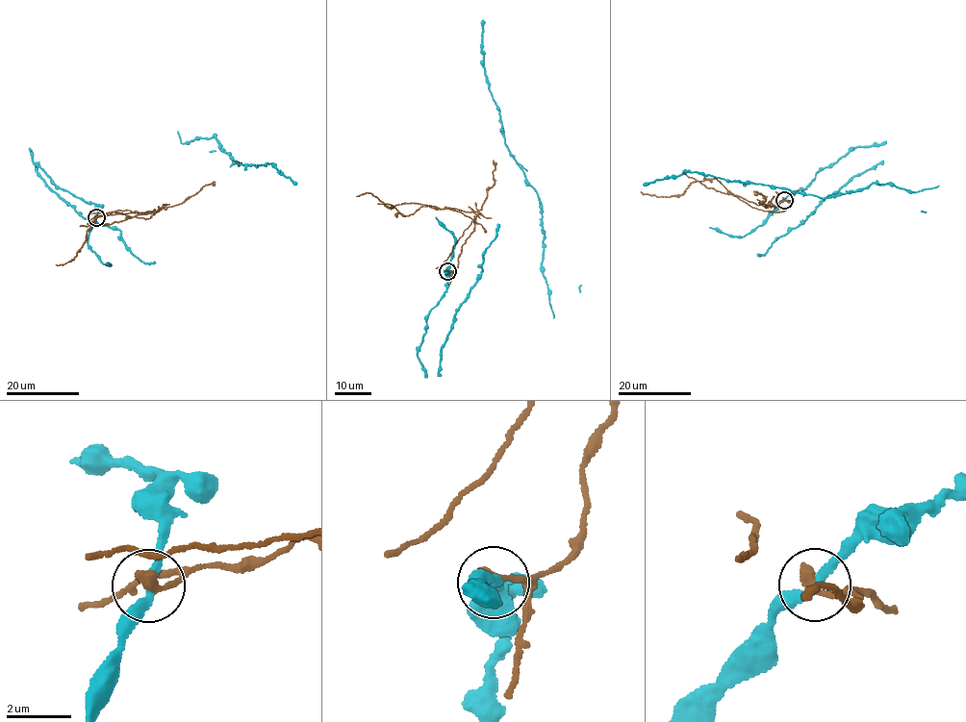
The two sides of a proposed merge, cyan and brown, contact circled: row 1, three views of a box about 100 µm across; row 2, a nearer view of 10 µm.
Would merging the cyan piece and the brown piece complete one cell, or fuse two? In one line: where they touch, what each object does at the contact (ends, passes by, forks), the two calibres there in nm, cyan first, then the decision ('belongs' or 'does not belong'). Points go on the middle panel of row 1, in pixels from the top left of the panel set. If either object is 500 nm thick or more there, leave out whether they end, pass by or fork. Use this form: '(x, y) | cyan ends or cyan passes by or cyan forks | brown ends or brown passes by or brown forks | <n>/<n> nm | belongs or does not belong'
(447, 271) | cyan passes by | brown ends | 240/360 nm | does not belong

